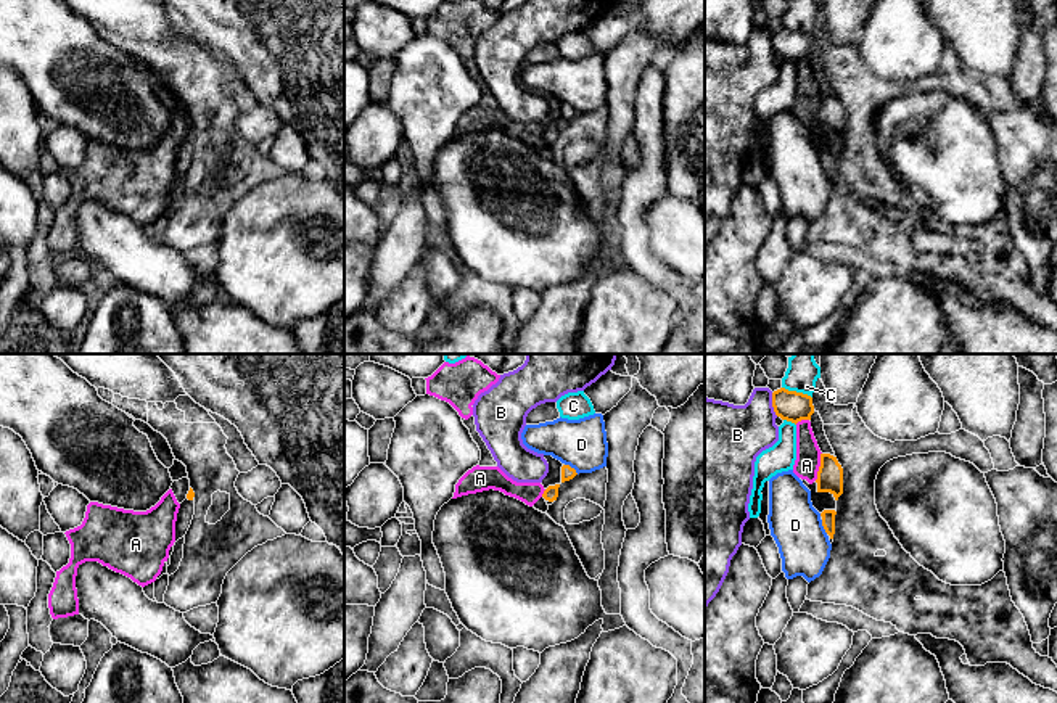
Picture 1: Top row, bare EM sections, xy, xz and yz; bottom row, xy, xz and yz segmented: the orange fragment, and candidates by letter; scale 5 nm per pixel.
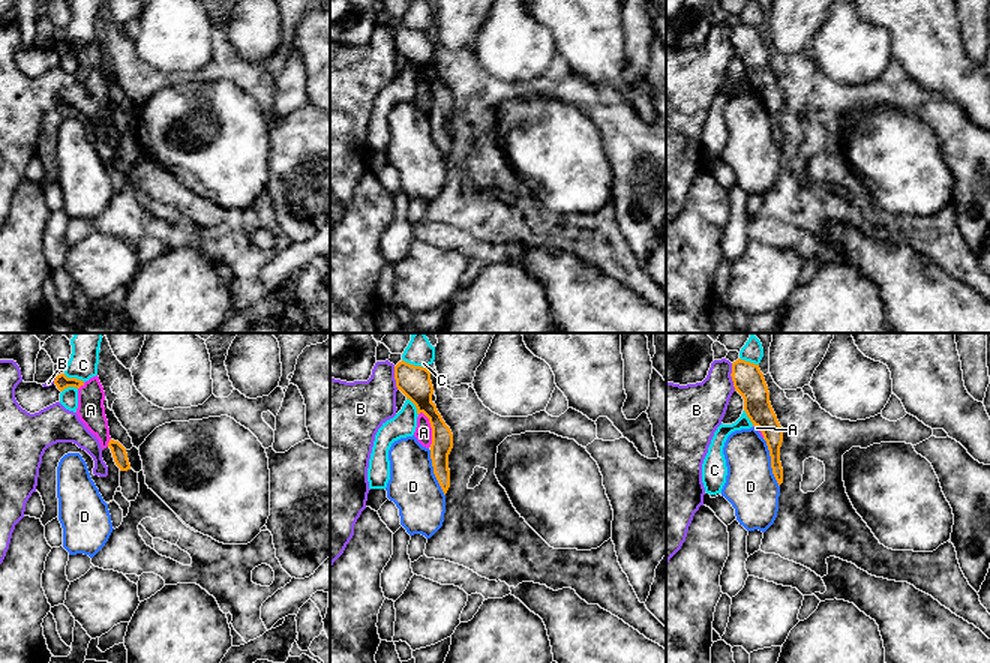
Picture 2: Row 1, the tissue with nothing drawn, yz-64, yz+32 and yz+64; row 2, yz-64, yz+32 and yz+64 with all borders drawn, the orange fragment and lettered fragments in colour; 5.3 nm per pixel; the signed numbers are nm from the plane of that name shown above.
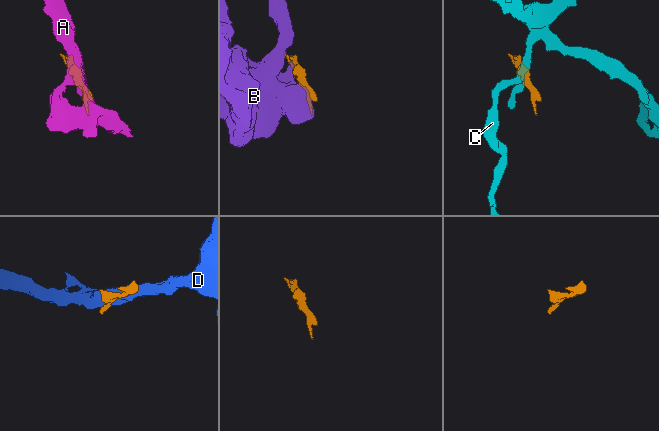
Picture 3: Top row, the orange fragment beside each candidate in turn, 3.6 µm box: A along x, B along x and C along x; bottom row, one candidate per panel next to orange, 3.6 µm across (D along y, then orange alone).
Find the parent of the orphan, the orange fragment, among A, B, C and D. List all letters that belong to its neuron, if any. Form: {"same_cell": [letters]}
{"same_cell": []}

